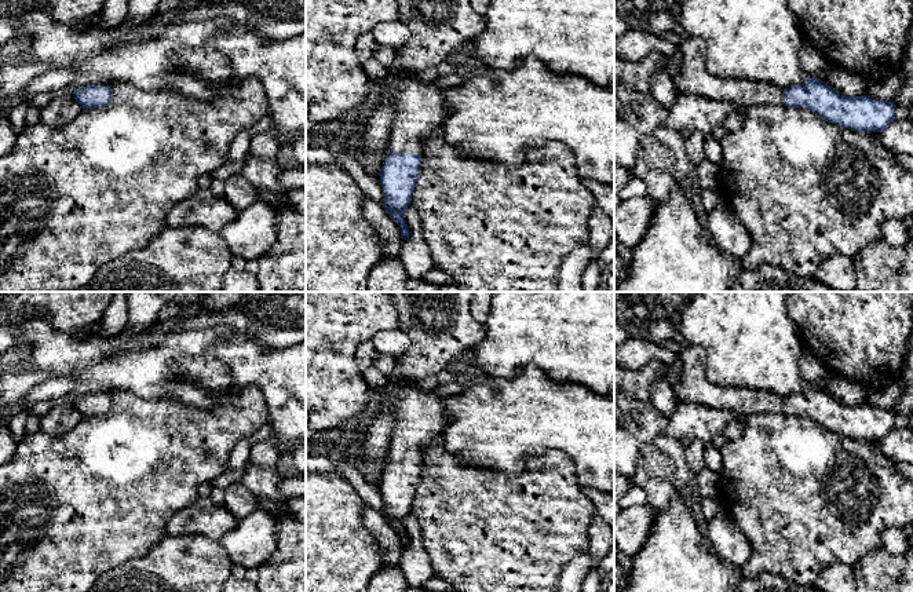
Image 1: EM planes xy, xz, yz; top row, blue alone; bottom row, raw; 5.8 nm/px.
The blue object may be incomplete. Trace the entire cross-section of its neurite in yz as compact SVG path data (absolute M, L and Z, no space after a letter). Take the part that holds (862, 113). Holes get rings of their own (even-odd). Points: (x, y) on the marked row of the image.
M693 36L683 40L679 51L680 72L673 83L680 92L728 101L741 109L753 105L804 107L837 127L866 134L881 132L895 120L894 102L873 99L869 95L843 96L819 78L781 88L764 81L715 77L705 67L705 43Z

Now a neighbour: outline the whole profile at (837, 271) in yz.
M843 255L828 257L818 267L815 278L836 292L851 292L855 288L852 259Z

